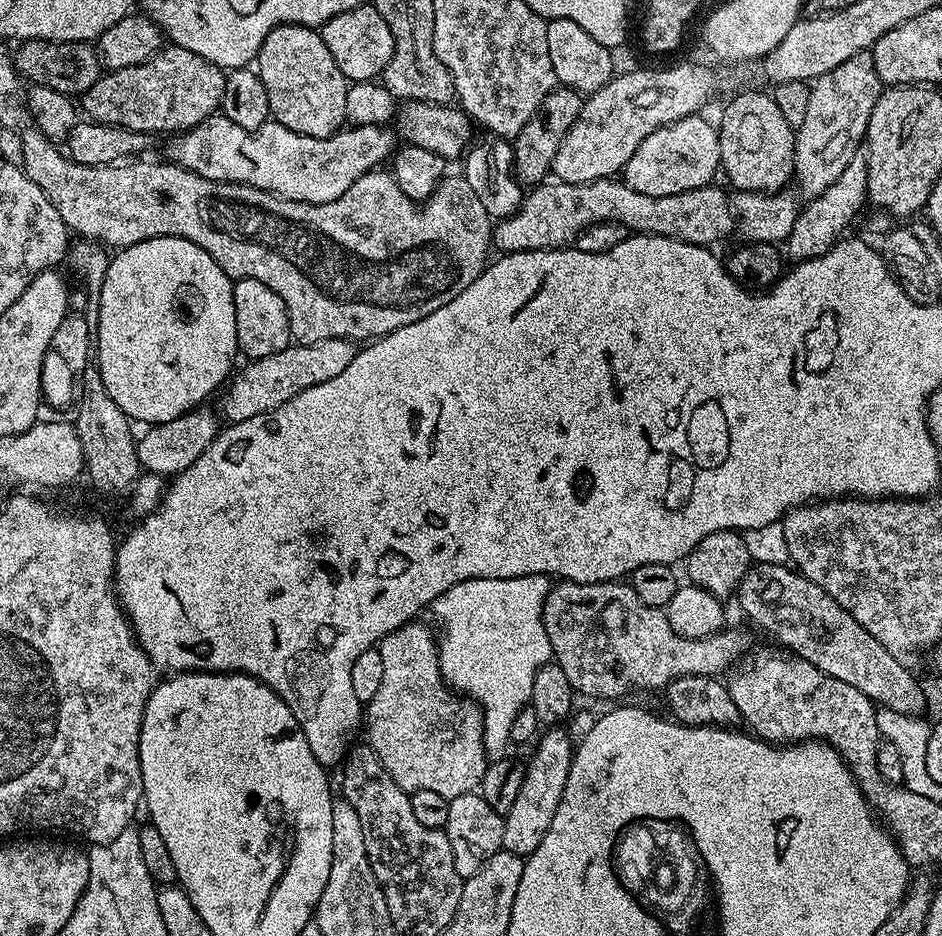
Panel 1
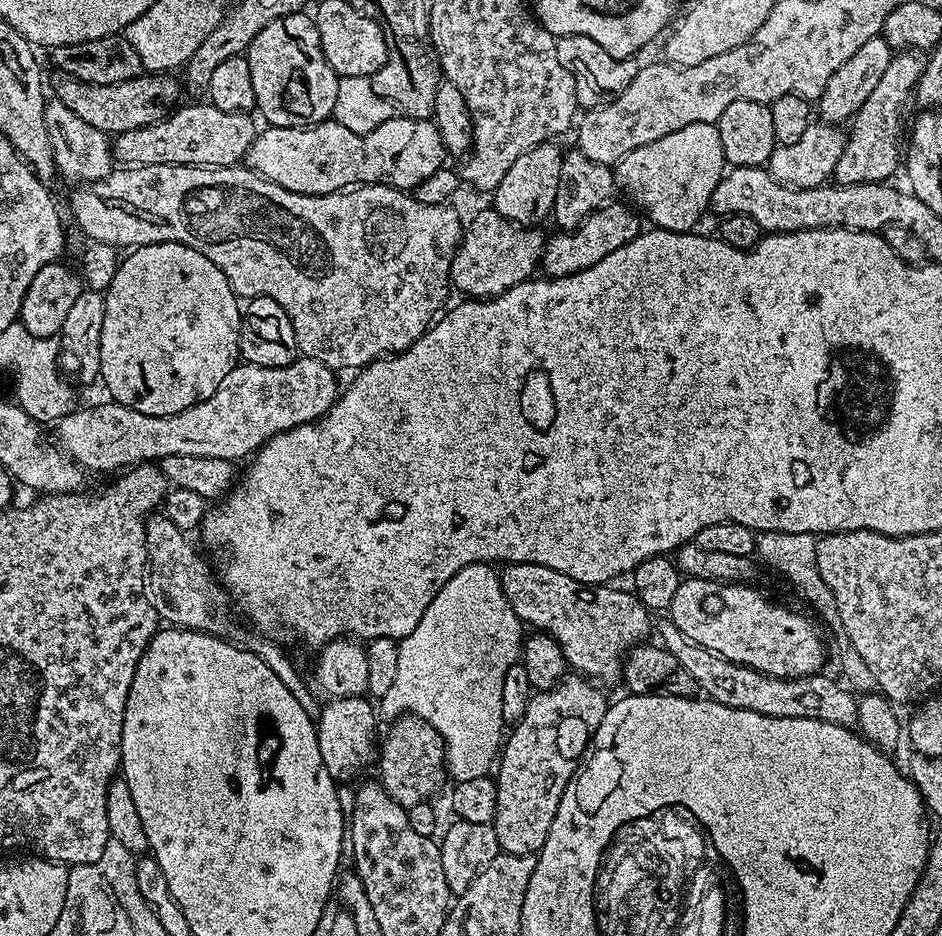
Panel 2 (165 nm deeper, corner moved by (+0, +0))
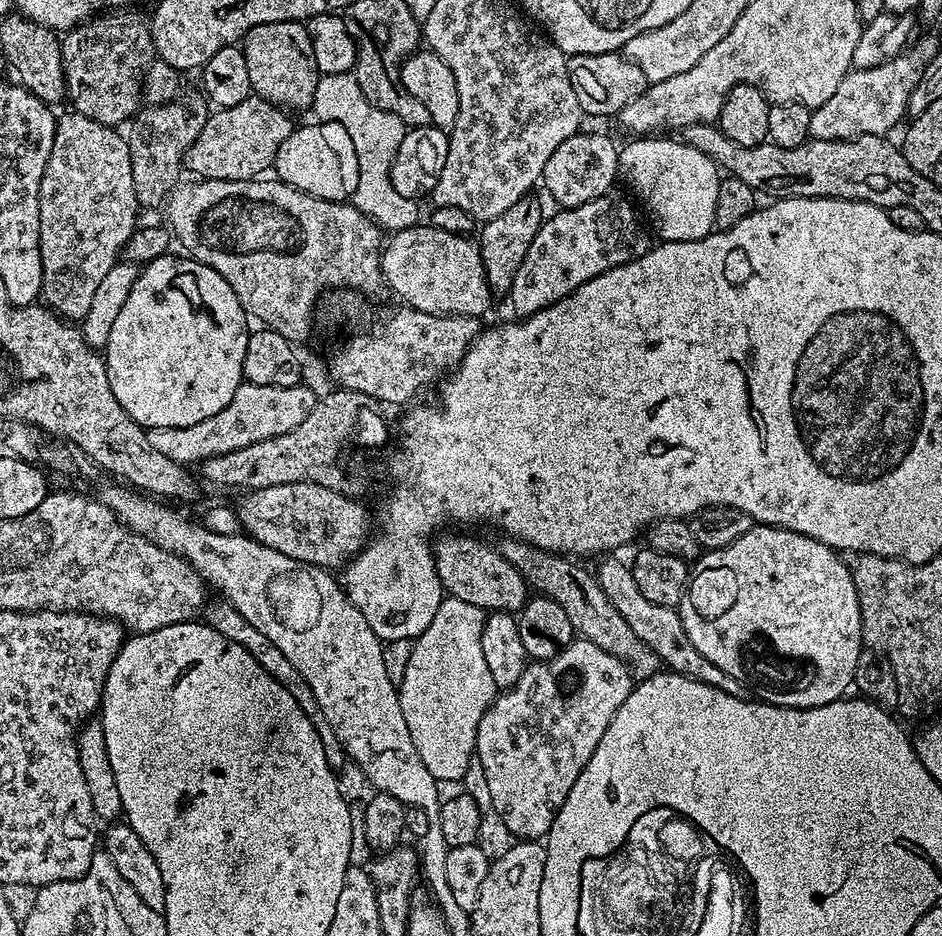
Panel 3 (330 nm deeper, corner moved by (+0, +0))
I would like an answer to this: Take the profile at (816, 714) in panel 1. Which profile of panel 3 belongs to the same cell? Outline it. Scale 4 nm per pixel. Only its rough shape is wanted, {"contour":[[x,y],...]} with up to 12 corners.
{"contour":[[631,567],[596,581],[663,667],[745,699],[743,680],[698,654],[676,608],[642,598]]}

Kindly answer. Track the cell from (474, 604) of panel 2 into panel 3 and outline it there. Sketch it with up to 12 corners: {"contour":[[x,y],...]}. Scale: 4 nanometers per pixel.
{"contour":[[445,597],[399,705],[437,782],[463,781],[498,694],[485,611]]}

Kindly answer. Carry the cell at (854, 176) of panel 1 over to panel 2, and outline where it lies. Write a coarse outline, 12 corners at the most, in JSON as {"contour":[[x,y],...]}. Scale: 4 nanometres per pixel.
{"contour":[[900,50],[851,117],[837,184],[891,181],[925,57]]}

